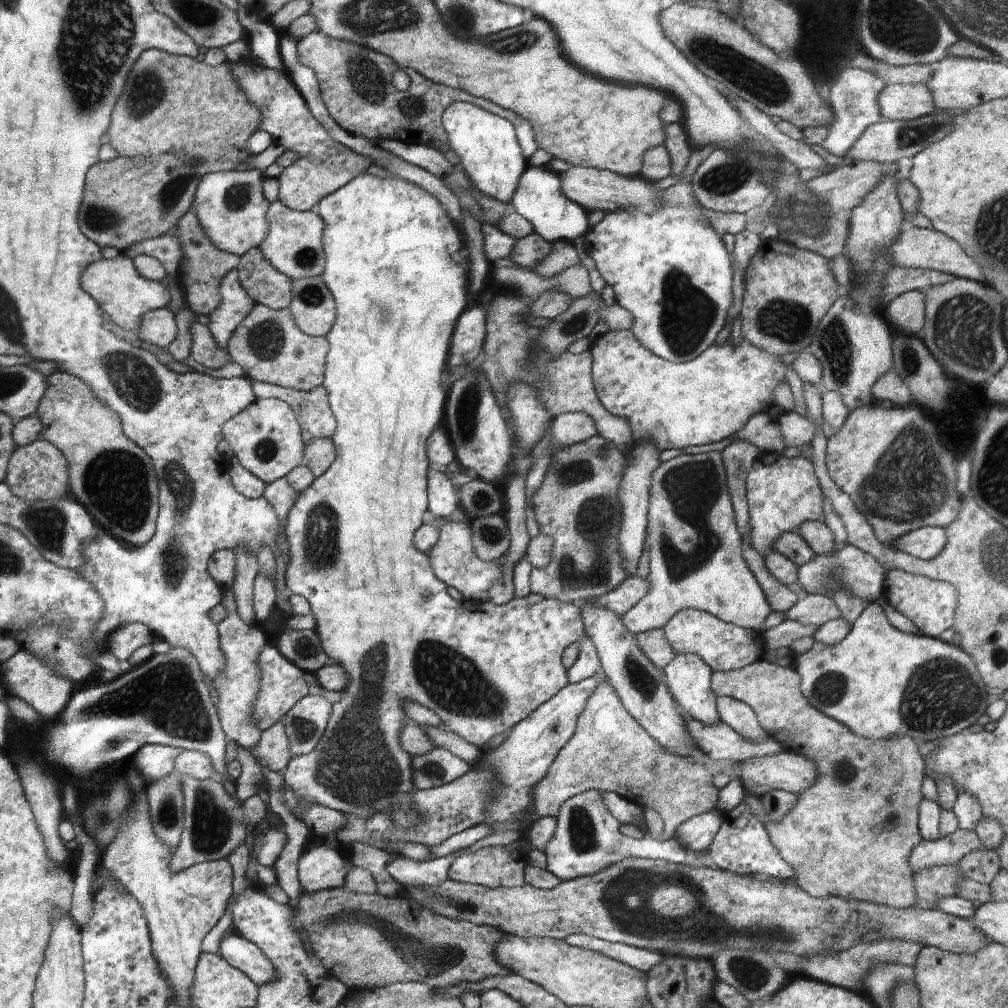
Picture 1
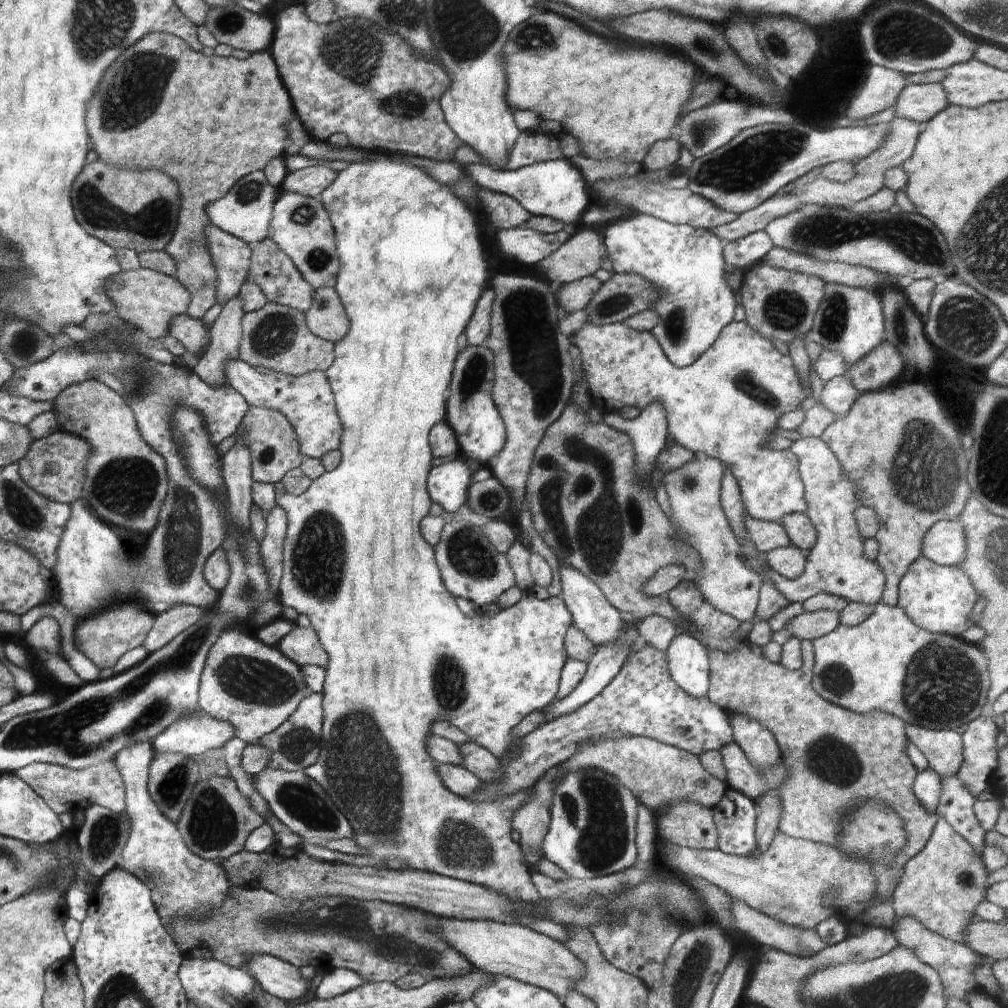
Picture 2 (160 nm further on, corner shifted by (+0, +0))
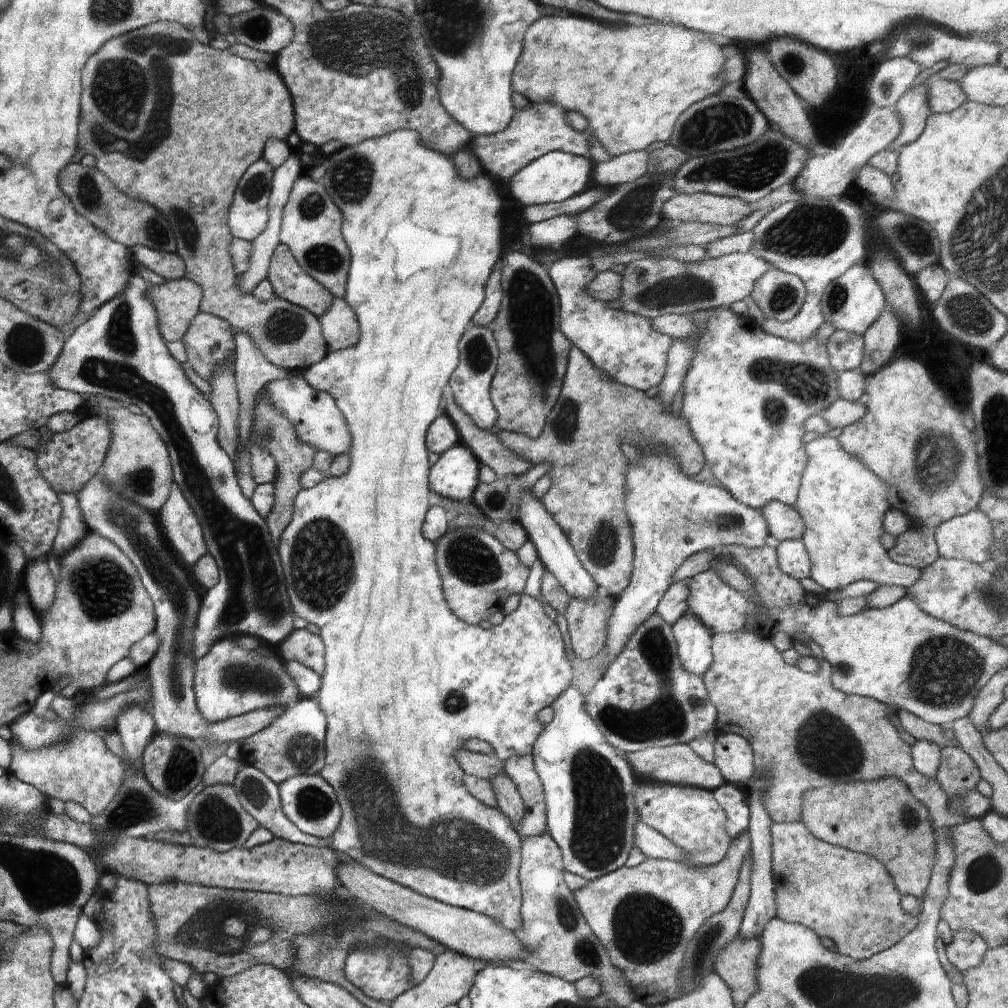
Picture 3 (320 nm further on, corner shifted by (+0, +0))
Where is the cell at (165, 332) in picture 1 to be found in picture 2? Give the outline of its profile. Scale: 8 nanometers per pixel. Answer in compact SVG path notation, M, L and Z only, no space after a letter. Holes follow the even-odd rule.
M184 314L173 318L169 334L174 336L178 342L182 342L192 354L202 355L211 341L209 332L206 330L202 319Z

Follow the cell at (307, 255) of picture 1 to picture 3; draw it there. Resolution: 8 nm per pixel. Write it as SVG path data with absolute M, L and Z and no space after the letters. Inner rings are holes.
M300 175L293 184L281 216L279 239L288 246L298 264L334 298L346 294L351 254L341 233L342 212L332 202L320 180Z

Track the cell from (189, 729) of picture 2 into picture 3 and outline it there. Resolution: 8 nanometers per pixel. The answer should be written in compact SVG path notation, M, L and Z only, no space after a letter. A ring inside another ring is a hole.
M96 473L88 482L75 492L83 520L90 532L110 539L137 567L145 588L156 606L156 628L154 632L159 639L157 653L147 664L149 680L152 681L152 718L158 733L182 735L201 743L240 743L241 740L265 729L285 710L284 707L264 707L250 711L232 719L210 723L197 707L194 678L196 677L193 632L196 631L196 616L200 598L188 580L186 572L170 558L160 530L154 522L154 515L139 507L132 500L118 494L110 483Z

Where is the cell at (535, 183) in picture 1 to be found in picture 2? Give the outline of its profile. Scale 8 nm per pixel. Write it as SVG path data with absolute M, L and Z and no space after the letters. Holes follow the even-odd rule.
M565 156L534 163L513 171L490 169L486 164L474 163L462 166L462 168L464 174L468 175L480 188L511 196L533 216L550 217L566 226L578 224L581 214L591 203L586 193L585 178L579 168Z

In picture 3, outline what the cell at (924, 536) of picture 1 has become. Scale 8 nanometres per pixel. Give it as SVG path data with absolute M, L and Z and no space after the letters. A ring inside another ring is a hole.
M980 509L956 515L942 521L934 529L935 543L940 557L947 559L968 559L972 562L987 565L990 562L990 545L993 543L993 526L991 518Z

